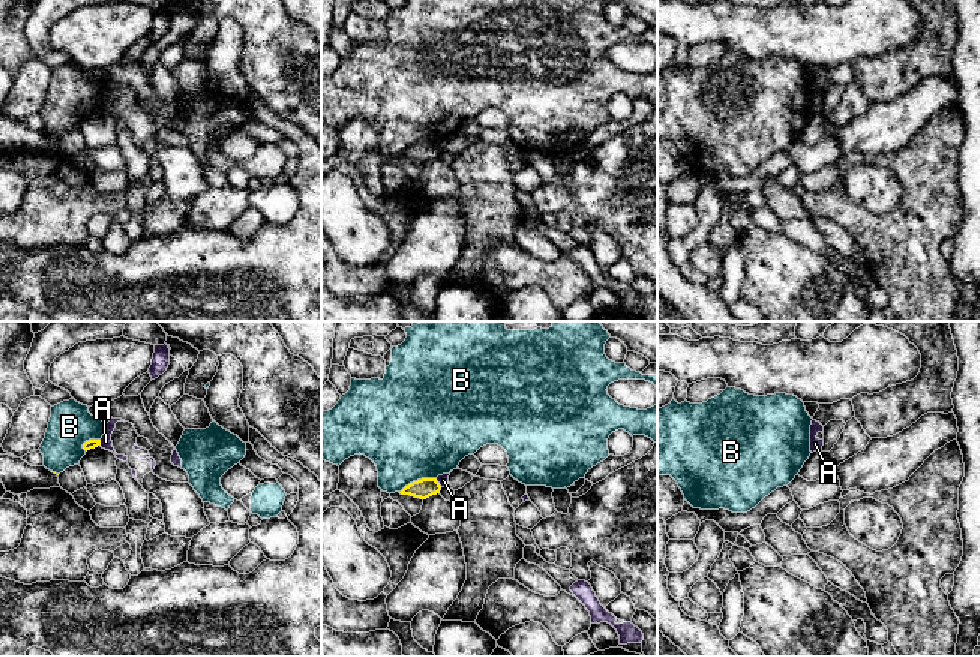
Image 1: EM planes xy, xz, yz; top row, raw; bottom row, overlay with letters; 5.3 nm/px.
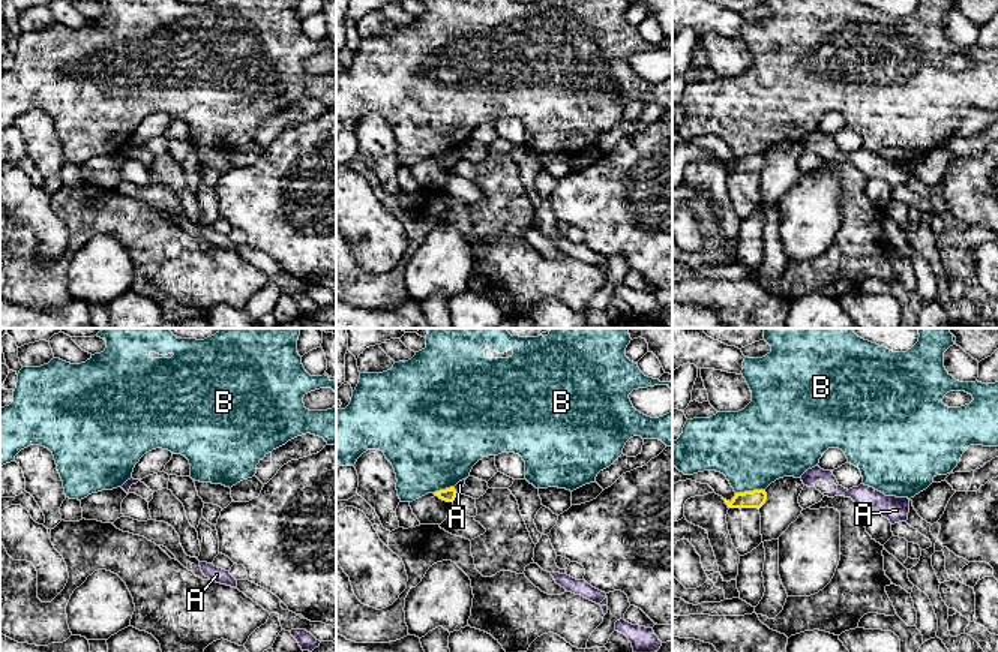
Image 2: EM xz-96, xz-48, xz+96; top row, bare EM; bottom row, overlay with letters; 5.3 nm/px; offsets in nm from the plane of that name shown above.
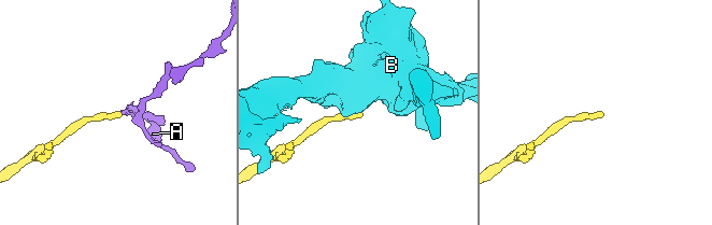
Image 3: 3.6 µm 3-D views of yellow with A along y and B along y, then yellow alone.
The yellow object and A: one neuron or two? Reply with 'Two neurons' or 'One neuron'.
Two neurons

